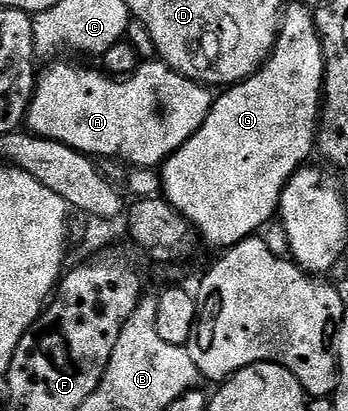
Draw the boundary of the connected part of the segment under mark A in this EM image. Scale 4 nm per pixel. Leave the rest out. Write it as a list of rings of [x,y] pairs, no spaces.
[[[66,60],[51,61],[47,65],[50,67],[37,75],[25,125],[29,133],[68,144],[68,148],[89,154],[95,160],[119,158],[122,162],[131,162],[129,165],[134,168],[161,167],[199,130],[210,111],[211,91],[192,78],[180,76],[180,72],[161,60],[143,61],[135,74],[121,80],[110,77],[98,68],[85,70],[82,66],[62,61]]]

